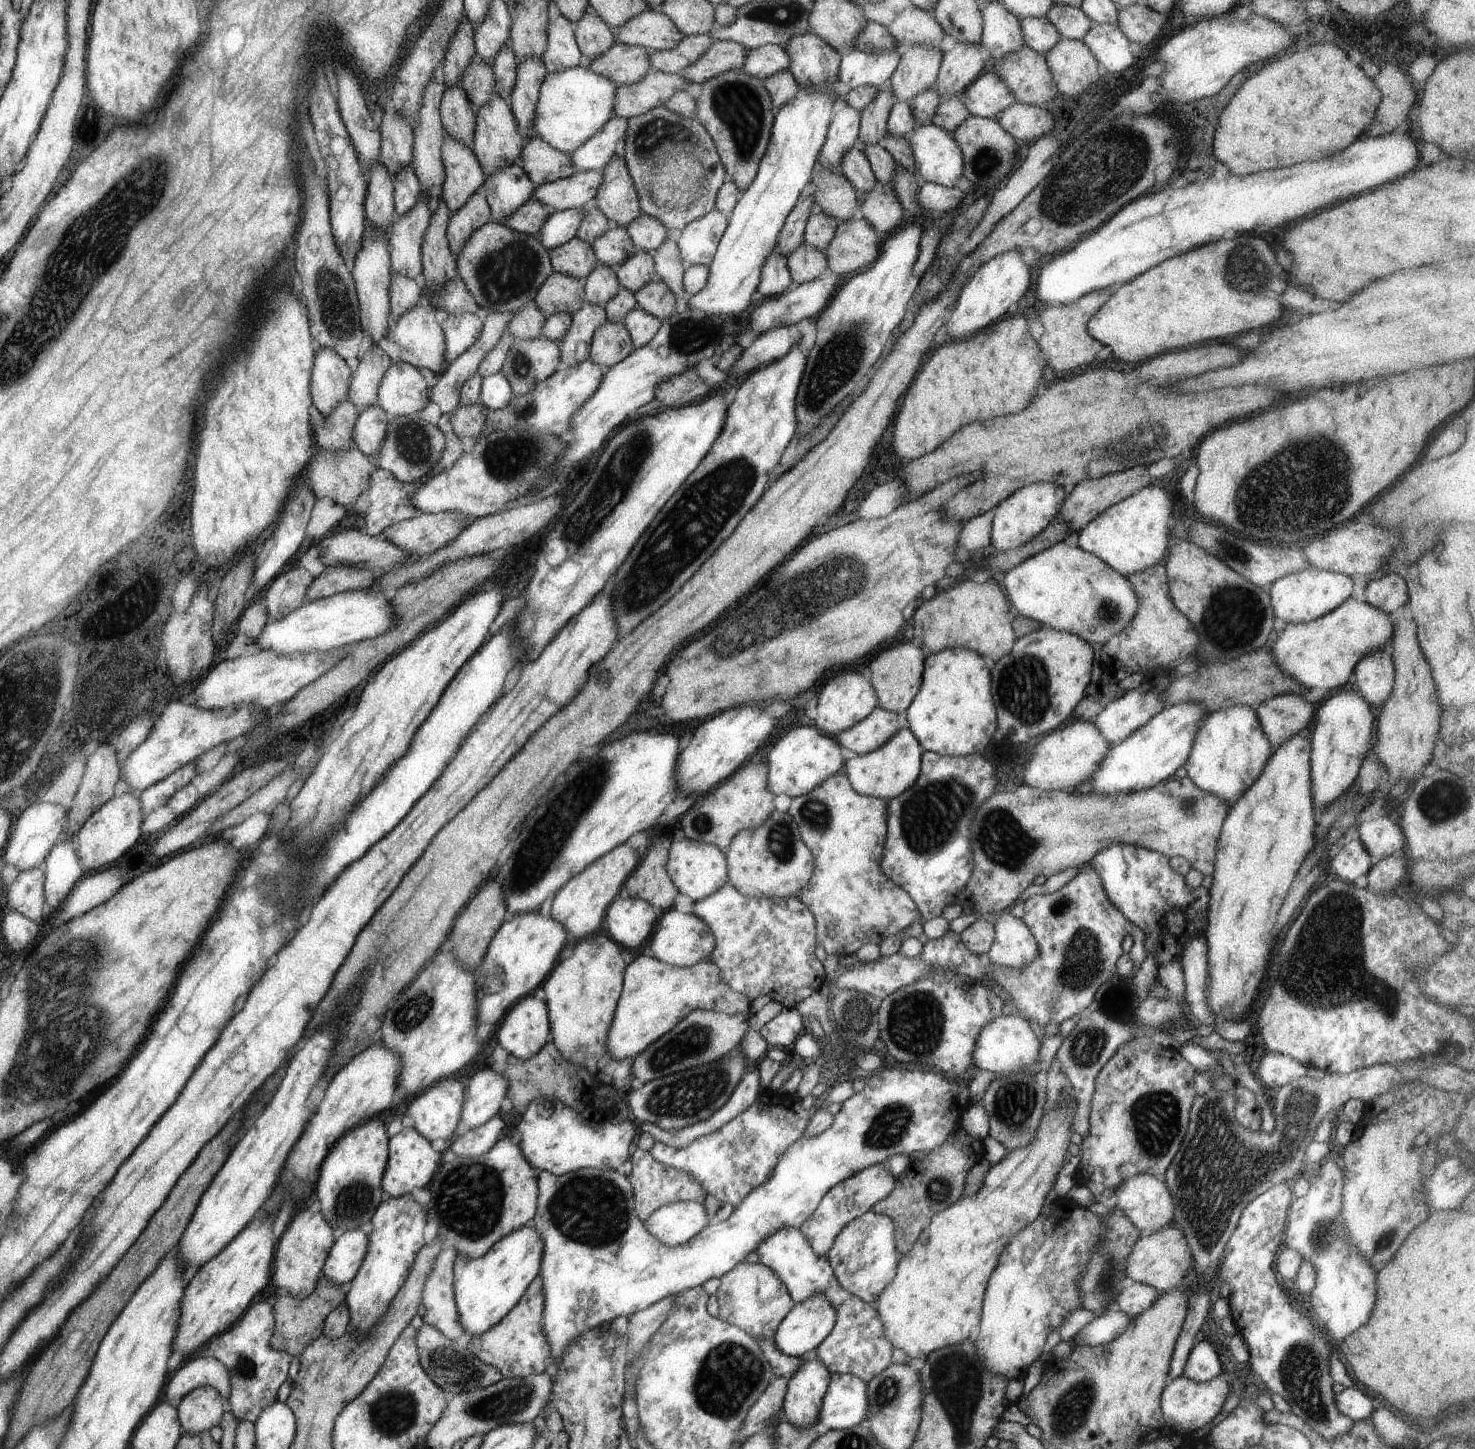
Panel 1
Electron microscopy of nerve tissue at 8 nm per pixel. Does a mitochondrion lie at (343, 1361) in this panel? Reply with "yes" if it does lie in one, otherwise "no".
no

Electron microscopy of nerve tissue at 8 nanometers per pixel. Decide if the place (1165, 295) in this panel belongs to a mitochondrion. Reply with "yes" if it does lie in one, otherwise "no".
no

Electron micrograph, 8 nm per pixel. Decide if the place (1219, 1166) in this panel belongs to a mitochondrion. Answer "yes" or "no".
yes

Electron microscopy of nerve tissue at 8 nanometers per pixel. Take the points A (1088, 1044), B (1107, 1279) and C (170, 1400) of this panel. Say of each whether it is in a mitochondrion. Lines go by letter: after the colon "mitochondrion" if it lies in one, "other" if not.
A: mitochondrion
B: mitochondrion
C: other

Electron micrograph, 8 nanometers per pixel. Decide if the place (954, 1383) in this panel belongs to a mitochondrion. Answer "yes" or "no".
yes

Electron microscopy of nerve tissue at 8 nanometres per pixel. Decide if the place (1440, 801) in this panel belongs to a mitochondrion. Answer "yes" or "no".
yes

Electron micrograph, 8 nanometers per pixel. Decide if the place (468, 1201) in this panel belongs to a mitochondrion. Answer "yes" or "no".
yes

